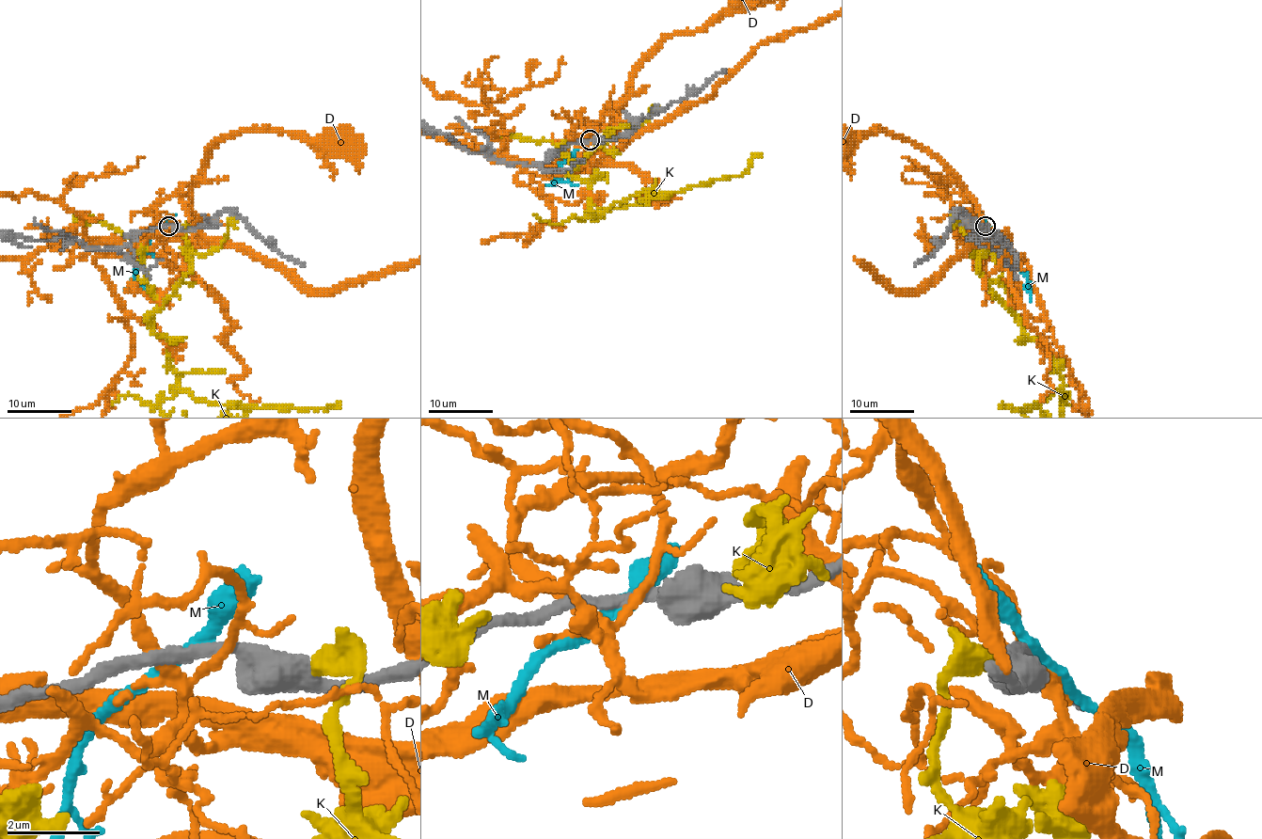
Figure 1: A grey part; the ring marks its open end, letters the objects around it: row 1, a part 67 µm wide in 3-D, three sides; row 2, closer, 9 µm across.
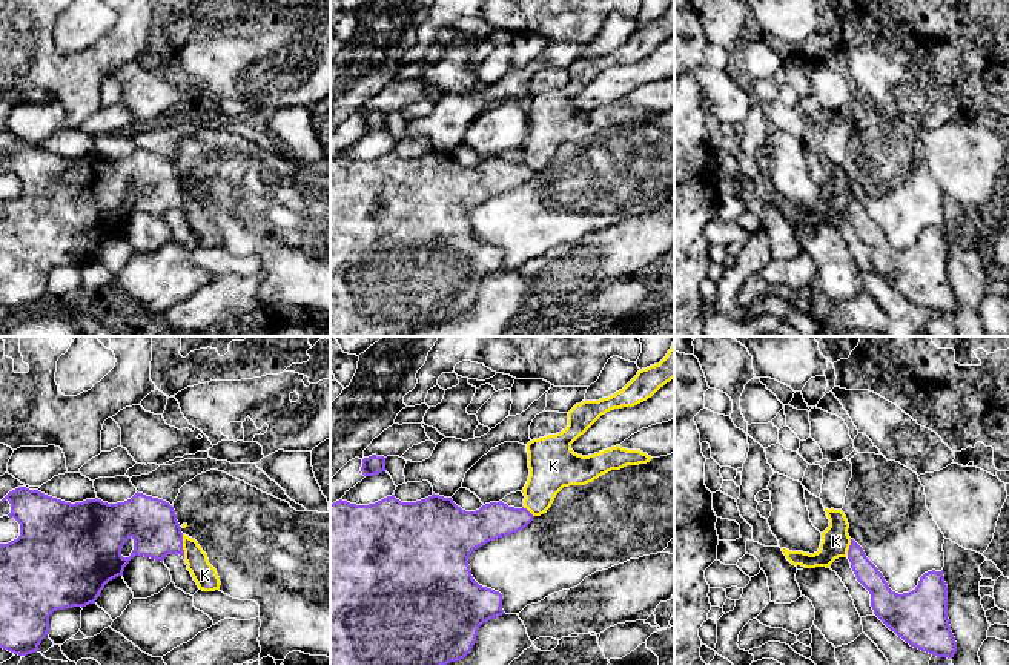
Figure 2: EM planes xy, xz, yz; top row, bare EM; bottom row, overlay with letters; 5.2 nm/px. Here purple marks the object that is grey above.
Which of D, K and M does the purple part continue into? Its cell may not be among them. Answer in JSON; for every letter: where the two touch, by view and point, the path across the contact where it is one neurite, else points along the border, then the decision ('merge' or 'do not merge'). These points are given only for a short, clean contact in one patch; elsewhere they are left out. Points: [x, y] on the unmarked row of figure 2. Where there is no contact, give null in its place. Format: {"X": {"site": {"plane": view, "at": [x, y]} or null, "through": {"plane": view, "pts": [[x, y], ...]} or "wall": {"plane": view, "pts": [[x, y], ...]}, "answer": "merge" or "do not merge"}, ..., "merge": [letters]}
{"D": {"site": null, "answer": "do not merge"}, "K": {"site": {"plane": "xy", "at": [181, 203]}, "wall": {"plane": "xy", "pts": [[181, 191], [185, 214]]}, "answer": "do not merge"}, "M": {"site": null, "answer": "do not merge"}, "merge": []}

